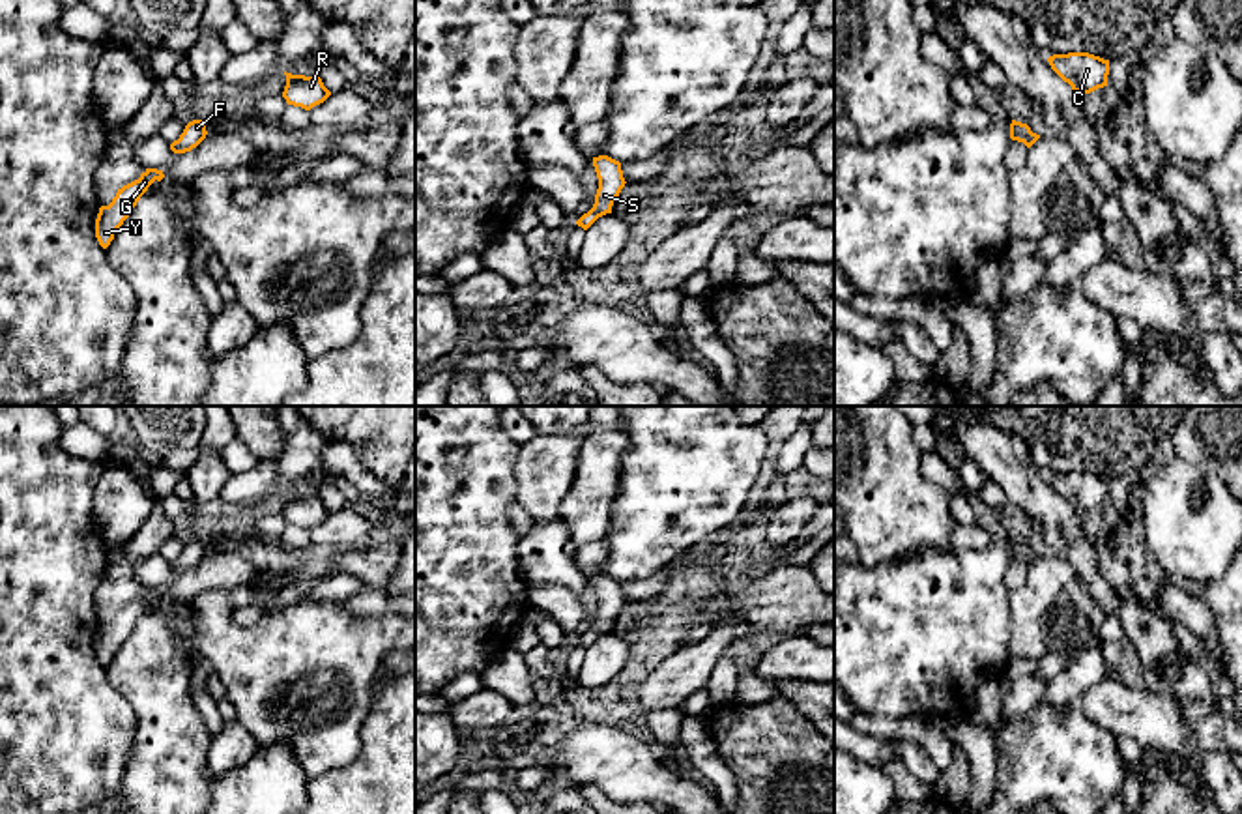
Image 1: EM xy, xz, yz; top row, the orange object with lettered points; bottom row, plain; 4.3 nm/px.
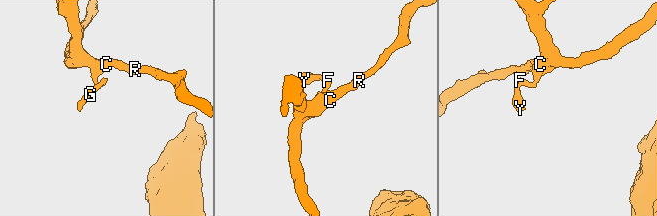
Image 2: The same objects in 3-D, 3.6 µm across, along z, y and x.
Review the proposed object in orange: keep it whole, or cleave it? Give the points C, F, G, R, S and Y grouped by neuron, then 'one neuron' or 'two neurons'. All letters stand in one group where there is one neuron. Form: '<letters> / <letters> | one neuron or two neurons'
C F G R S Y | one neuron

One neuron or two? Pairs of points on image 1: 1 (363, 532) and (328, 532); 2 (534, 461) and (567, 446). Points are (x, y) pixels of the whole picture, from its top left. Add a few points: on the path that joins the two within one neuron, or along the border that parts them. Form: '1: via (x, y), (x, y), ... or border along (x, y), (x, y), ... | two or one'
1: via (354, 532), (337, 532) | one
2: via (541, 461), (560, 453) | one

